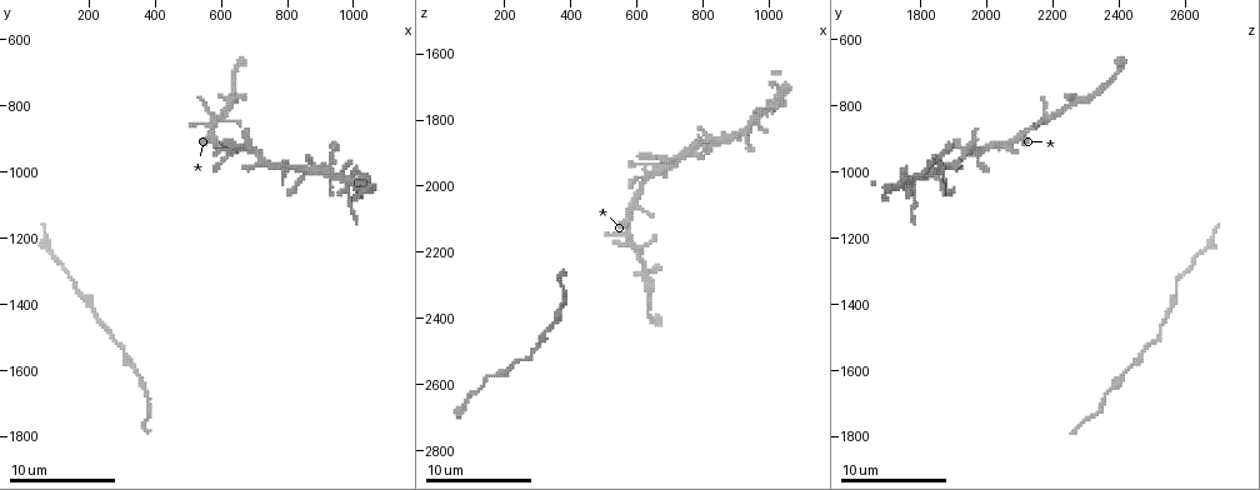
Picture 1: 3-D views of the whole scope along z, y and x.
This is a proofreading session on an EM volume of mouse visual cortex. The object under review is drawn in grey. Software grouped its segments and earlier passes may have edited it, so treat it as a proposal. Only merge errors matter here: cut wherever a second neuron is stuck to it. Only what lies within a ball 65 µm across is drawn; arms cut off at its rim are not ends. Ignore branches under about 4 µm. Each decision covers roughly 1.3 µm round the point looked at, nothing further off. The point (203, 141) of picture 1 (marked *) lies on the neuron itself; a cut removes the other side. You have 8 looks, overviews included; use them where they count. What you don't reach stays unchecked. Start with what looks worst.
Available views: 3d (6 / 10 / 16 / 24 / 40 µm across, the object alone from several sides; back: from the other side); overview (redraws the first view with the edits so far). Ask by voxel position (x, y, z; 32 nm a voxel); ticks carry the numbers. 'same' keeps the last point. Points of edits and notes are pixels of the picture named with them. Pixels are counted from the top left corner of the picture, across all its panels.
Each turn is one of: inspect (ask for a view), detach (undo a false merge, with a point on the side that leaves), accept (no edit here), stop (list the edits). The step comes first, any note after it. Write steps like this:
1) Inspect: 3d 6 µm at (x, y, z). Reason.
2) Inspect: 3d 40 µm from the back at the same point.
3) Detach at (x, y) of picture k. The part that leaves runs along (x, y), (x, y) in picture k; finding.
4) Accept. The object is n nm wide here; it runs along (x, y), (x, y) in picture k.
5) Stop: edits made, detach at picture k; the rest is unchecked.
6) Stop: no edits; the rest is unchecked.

Inspect: 3d 16 µm at (620, 800, 2250). Thick turns thin.

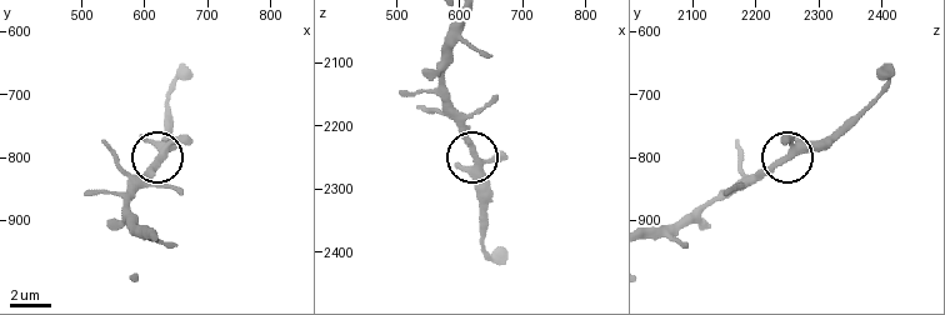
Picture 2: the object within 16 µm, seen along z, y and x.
Inspect: 3d 16 µm from the back at (625, 800, 2250).

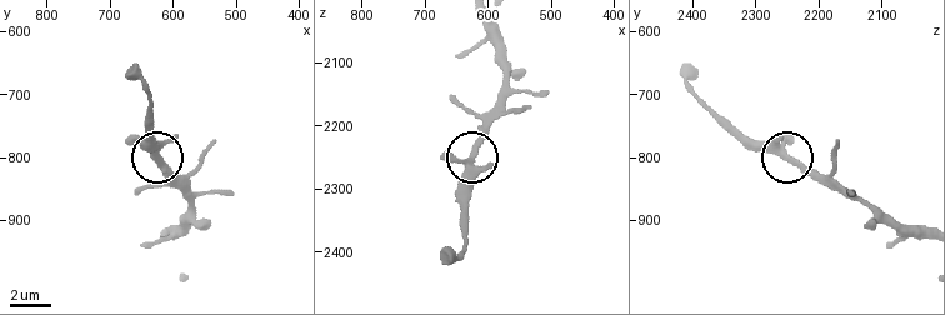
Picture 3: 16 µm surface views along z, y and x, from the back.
Accept. The object is 290 nm wide here; it runs along (520, 78), (505, 79), (473, 154), (471, 198) in picture 3; continuous, no second neuron.

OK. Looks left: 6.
Inspect: 3d 6 µm at (200, 1400, 2570).

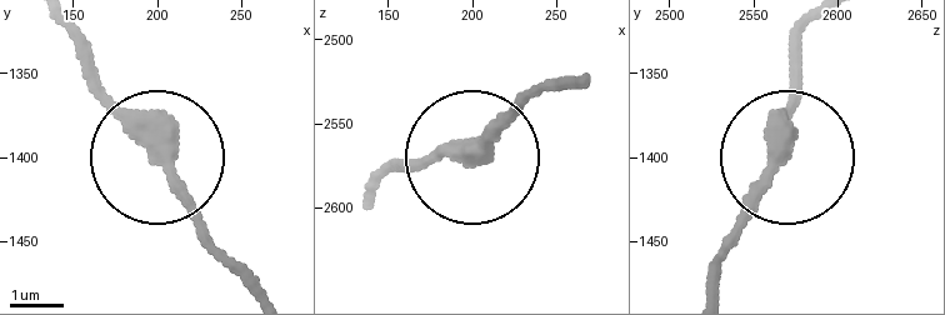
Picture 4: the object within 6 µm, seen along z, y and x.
Accept. All the same neuron.

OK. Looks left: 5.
Inspect: 3d 6 µm at (340, 1610, 2430). A narrow waist.

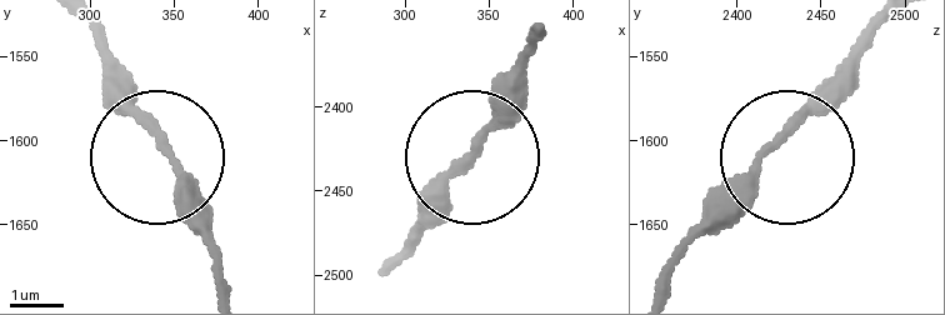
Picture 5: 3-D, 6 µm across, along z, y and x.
Accept. All the same neuron.

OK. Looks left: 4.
Inspect: 3d 10 µm at (90, 1240, 2640). Sudden change in width.

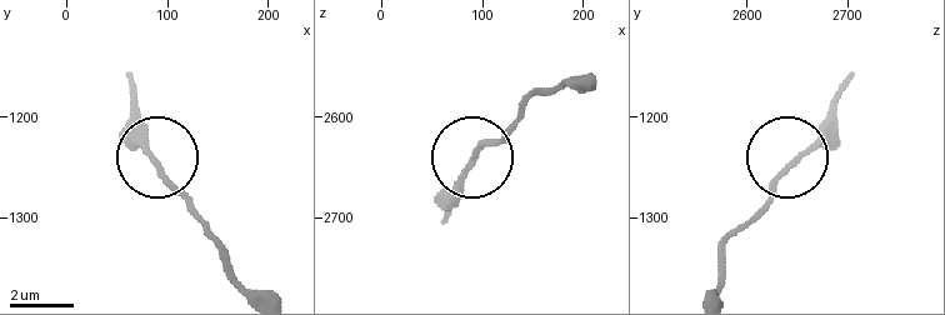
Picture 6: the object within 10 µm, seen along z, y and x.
Accept. One neuron here.

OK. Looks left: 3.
Stop: no edits; the rest is unchecked.

